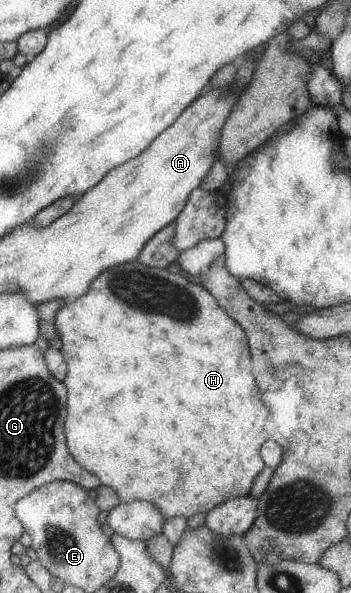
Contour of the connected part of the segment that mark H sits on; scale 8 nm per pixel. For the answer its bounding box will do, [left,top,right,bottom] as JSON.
[56,260,269,519]

